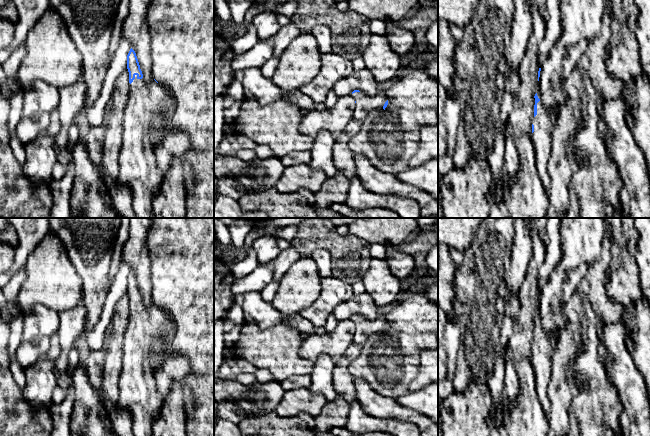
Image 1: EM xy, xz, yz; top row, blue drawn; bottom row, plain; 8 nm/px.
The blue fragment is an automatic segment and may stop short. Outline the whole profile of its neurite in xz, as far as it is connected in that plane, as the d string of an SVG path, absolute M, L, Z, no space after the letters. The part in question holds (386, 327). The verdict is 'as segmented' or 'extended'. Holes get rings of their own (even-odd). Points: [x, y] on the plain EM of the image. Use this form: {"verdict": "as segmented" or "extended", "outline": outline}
{"verdict": "extended", "outline": "M354 314L351 318L356 327L356 333L353 337L353 343L364 344L367 338L372 334L384 333L388 329L387 321L384 315L379 315L377 319L370 320L359 314Z"}

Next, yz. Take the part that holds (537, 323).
{"verdict": "extended", "outline": "M538 313L534 320L534 343L532 348L532 367L536 384L536 392L542 410L549 419L551 403L549 400L549 384L551 382L551 360L556 348L557 339L554 335L547 335L541 326L541 317Z"}

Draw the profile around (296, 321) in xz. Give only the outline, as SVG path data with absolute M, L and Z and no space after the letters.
M299 313L291 314L285 319L291 327L297 329L300 333L306 332L312 334L312 331L314 330L314 326L311 322L304 319Z

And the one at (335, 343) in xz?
M351 319L338 321L336 328L323 334L311 334L303 339L299 354L302 358L315 363L322 354L328 354L337 363L353 343L356 327Z

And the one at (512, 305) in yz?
M507 291L505 294L504 315L510 318L512 322L514 322L517 318L520 308L521 304L519 292L514 294L512 292Z

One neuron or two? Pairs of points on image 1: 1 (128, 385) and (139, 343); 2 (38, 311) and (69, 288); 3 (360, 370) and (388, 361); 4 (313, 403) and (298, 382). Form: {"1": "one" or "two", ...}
{"1": "one", "2": "two", "3": "one", "4": "two"}

